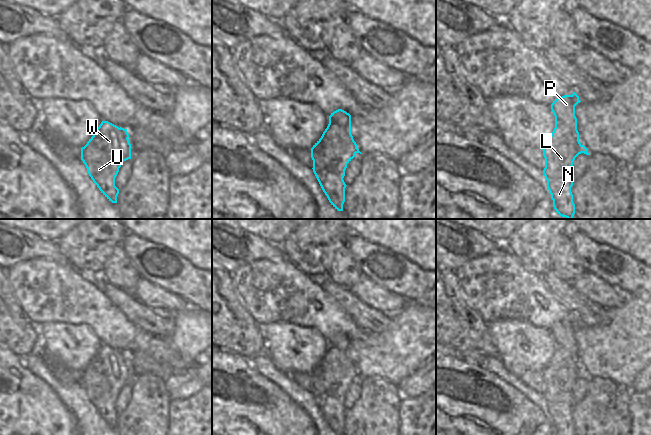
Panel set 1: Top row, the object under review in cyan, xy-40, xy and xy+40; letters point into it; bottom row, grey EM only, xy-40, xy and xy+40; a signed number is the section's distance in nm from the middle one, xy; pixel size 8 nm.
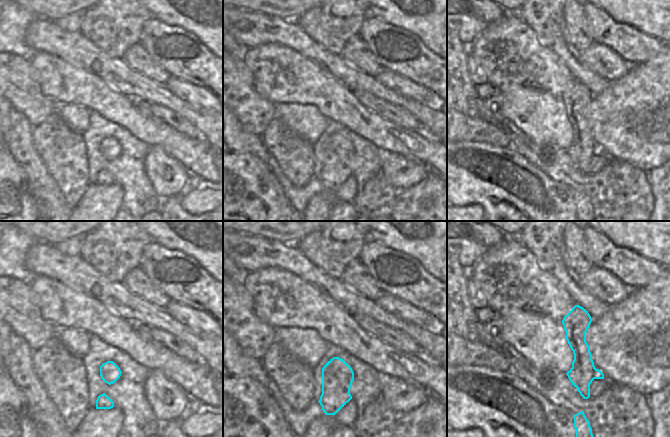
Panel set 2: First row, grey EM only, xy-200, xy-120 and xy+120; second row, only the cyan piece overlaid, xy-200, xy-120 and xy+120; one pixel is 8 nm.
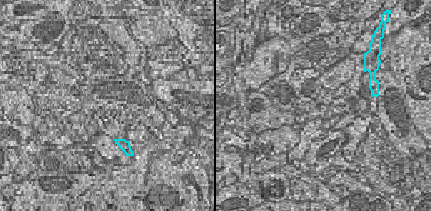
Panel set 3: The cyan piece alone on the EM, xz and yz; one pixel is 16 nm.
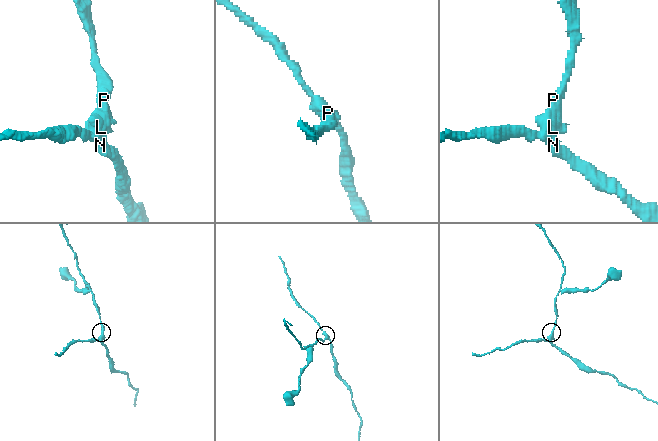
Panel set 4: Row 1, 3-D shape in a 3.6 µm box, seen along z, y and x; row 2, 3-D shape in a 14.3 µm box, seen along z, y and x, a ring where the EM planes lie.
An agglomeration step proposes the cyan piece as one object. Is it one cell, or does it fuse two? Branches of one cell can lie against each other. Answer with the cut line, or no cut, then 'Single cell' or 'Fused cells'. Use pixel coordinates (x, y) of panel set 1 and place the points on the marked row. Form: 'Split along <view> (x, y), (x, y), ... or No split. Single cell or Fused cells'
Split along xy+40 (555, 122), (563, 125), (580, 144). Fused cells.

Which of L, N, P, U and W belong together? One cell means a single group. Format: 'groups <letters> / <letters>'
groups L N U W / P

